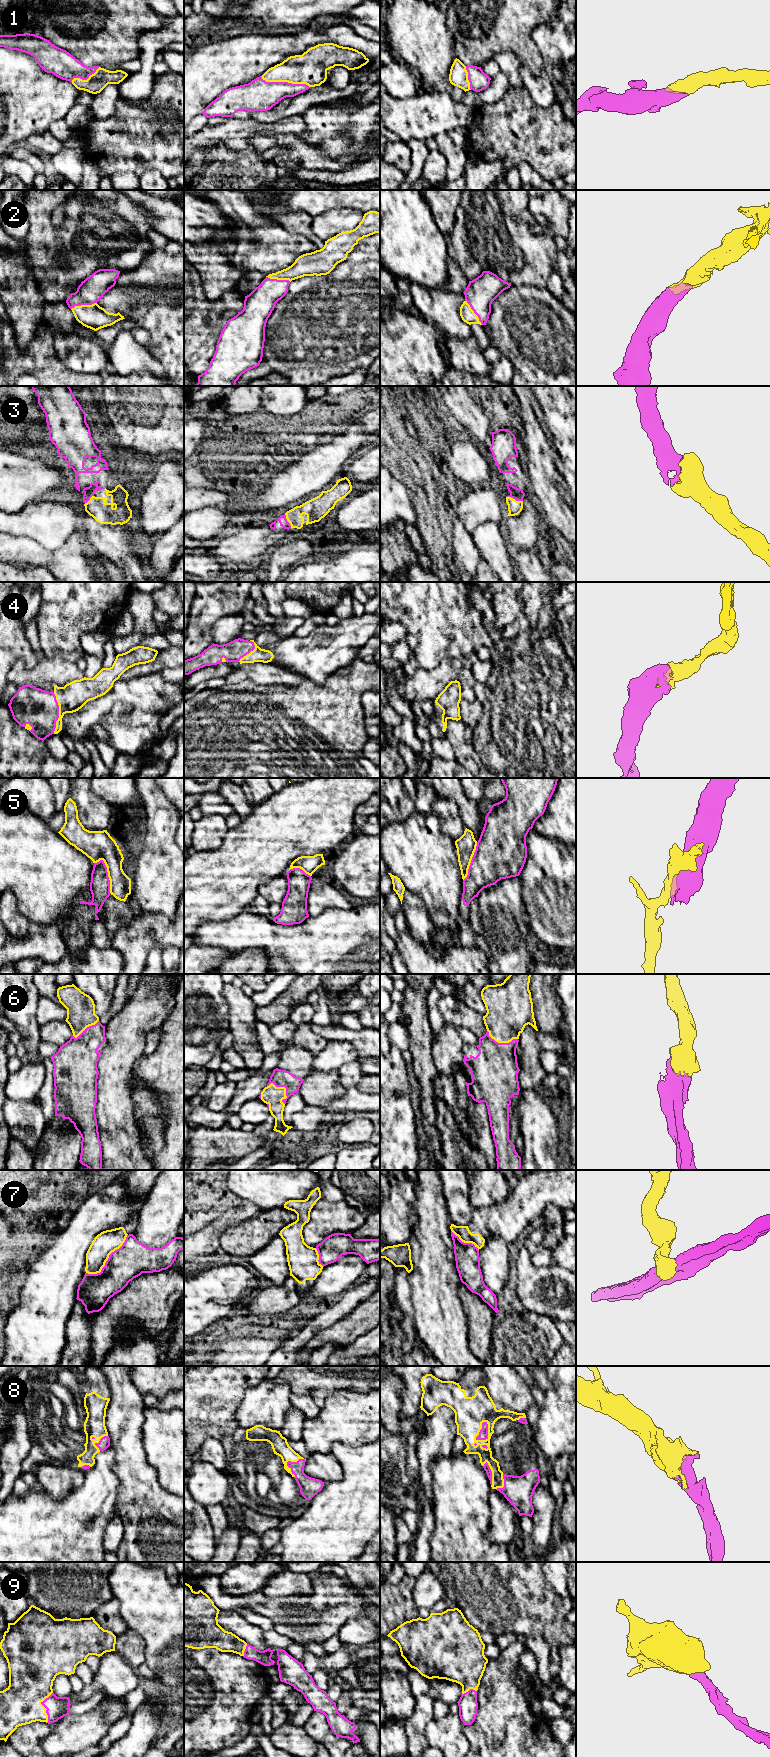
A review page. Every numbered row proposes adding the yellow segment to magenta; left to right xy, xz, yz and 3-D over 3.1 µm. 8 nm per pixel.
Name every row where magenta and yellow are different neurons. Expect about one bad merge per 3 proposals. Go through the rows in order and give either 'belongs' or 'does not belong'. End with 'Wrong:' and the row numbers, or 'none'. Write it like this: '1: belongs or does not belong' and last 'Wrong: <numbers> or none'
1: belongs
2: belongs
3: belongs
4: belongs
5: does not belong
6: belongs
7: does not belong
8: belongs
9: belongs
Wrong: 5, 7

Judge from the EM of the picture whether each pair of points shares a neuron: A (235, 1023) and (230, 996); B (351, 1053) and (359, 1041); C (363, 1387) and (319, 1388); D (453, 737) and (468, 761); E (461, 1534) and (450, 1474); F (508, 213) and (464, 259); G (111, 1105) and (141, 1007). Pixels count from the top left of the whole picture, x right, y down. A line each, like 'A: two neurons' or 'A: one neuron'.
A: one neuron
B: two neurons
C: one neuron
D: one neuron
E: one neuron
F: one neuron
G: one neuron

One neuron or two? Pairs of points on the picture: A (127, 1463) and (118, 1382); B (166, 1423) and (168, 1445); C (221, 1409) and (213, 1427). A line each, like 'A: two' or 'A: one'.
A: one
B: one
C: one

